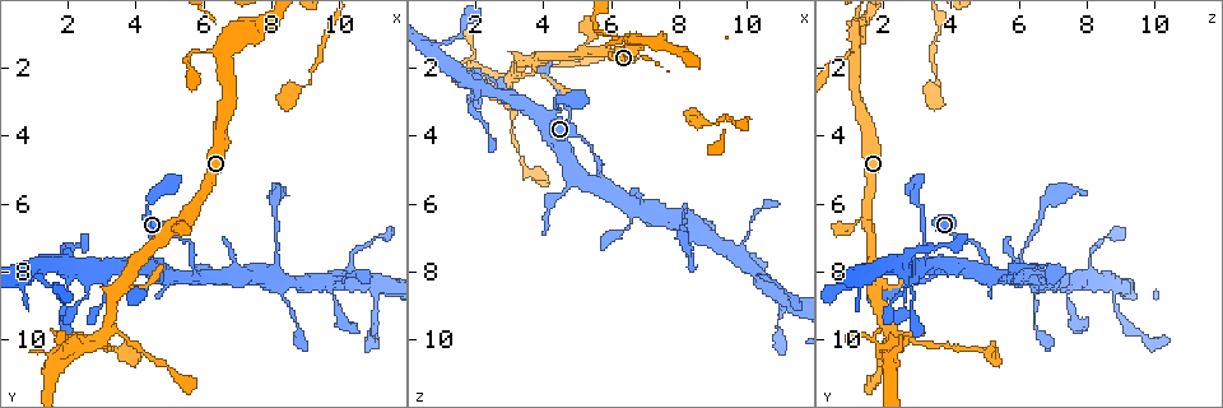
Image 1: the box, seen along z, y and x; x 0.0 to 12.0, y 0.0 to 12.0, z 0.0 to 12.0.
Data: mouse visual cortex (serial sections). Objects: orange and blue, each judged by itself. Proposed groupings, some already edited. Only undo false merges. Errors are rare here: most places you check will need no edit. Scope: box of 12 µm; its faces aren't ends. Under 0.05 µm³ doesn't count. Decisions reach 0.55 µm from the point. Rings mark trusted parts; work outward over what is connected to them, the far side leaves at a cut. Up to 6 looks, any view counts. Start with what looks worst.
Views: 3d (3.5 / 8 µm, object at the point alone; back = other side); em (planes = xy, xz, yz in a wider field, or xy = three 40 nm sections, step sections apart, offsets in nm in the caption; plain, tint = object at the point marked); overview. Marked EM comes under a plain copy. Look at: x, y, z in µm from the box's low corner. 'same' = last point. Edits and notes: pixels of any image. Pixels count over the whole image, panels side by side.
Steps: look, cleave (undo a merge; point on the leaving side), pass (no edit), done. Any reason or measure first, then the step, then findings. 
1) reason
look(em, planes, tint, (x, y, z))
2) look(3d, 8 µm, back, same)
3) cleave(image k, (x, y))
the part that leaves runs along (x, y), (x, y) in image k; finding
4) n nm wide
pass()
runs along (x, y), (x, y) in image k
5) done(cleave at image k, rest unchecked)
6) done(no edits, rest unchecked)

branch point
look(3d, 3.5 µm, (6.5, 1.5, 1.2))

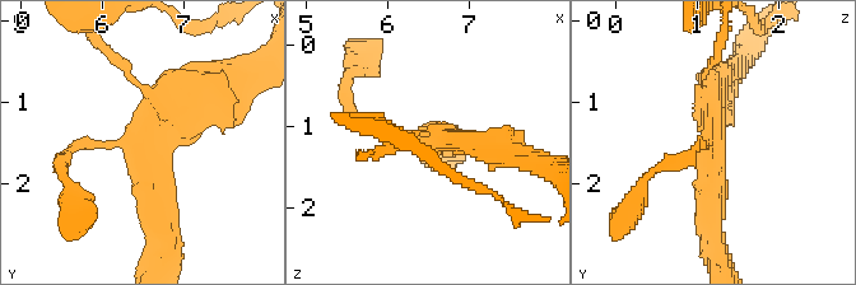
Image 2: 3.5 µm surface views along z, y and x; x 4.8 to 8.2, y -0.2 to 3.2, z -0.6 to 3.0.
4 arms; arms of 100, 150, 300, 350 nm; shape alone is not enough
look(em, xy, step 3, tint, (6.60, 1.60, 1.15))

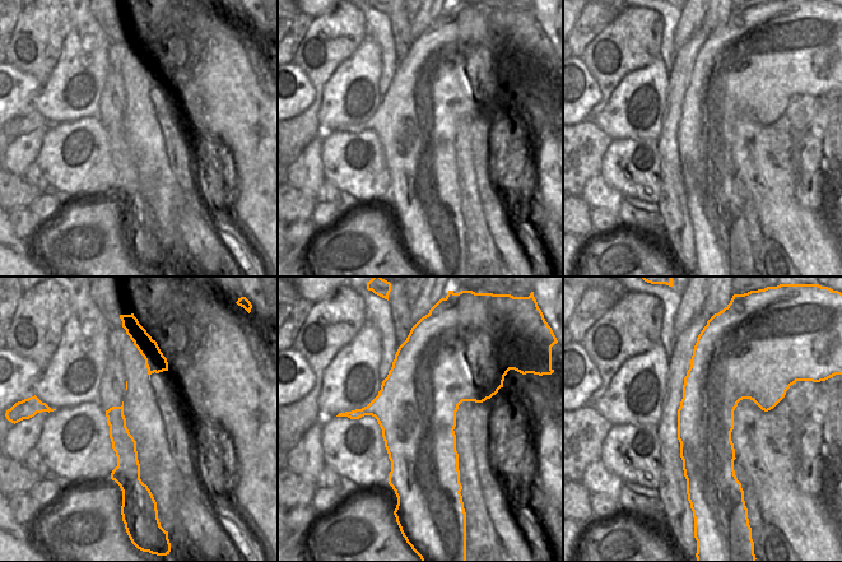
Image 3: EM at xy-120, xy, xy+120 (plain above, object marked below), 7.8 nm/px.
650 nm wide
pass()
runs along (115, 409), (128, 473), (139, 484) in image 3; continuous, no second cell

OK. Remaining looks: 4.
narrows sharply
look(em, planes, tint, (3.0, 10.0, 2.4))

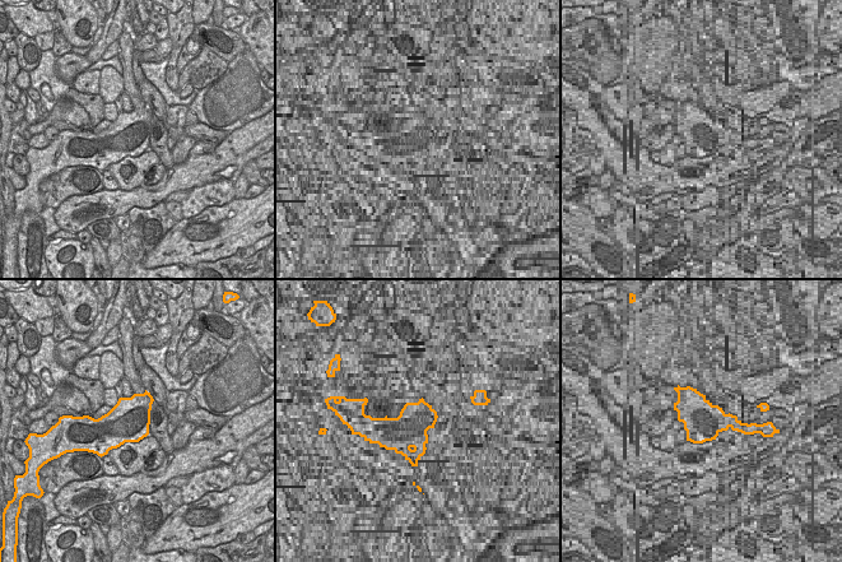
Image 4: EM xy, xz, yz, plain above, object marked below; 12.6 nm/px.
see where the arms go
look(3d, 3.5 µm, same)

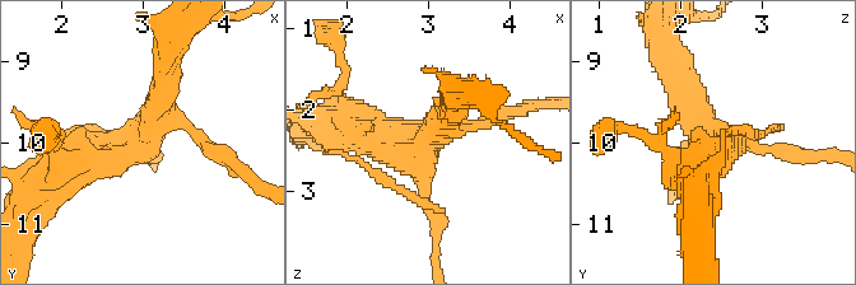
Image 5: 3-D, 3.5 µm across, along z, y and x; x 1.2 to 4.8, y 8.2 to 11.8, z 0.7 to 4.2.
arms of 150, 150, 350, 400 nm
pass()
runs along (166, 76), (130, 150), (64, 166) in image 5; continuous, no second cell

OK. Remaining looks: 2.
sudden change in width
look(3d, 3.5 µm, (4.2, 7.8, 3.5))

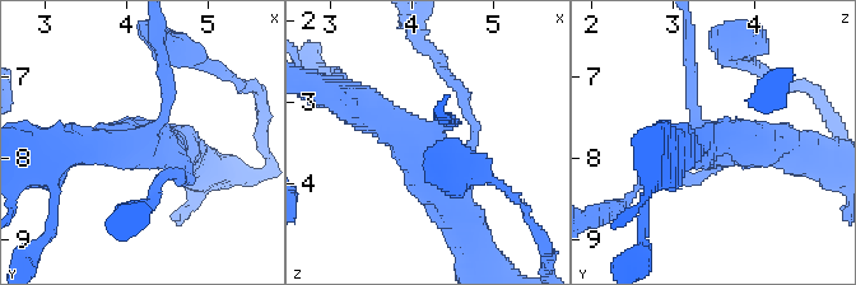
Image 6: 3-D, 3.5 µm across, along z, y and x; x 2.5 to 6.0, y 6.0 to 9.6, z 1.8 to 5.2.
need the tissue
look(em, xy, step 1, tint, (4.20, 7.80, 3.55))

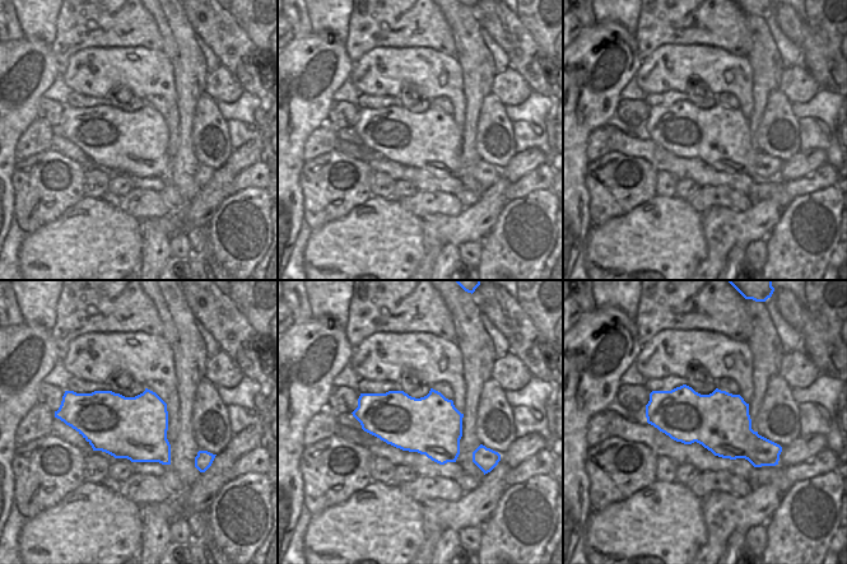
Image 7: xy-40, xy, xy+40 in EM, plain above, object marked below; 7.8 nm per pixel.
arms of 150, 150, 400, 450 nm
pass()
one cell here

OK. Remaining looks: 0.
done(no edits, rest unchecked)

